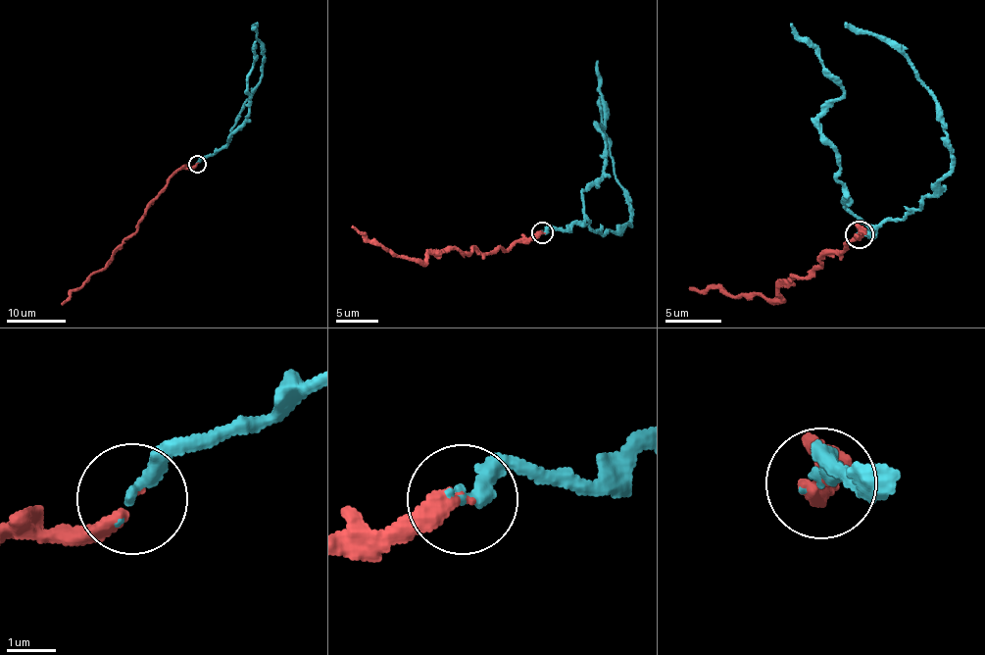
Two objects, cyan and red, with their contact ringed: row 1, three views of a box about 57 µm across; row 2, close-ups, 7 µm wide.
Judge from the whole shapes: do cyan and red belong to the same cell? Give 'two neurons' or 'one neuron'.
one neuron

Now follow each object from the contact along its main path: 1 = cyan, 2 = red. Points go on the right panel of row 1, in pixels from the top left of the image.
1: (860, 234), (869, 238), (918, 207), (951, 170), (936, 97), (897, 50), (846, 23)
2: (860, 234), (858, 227), (861, 238), (822, 256), (821, 266), (780, 286), (778, 296), (689, 289)

